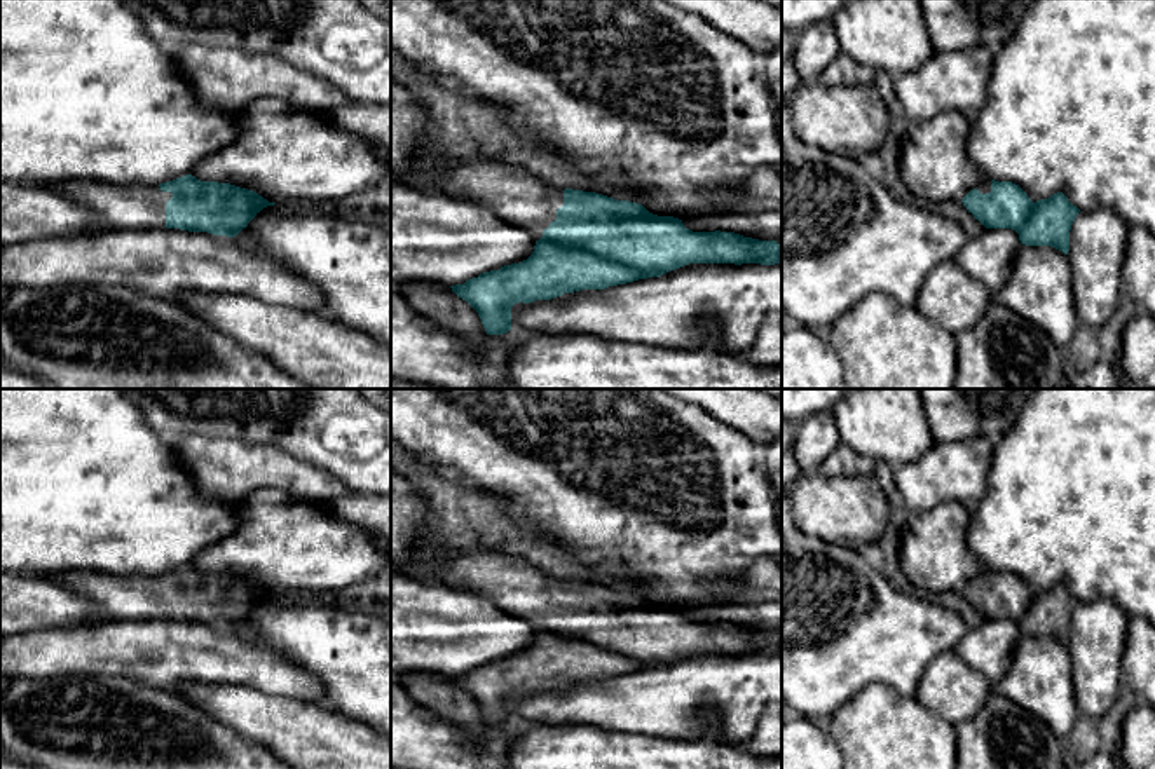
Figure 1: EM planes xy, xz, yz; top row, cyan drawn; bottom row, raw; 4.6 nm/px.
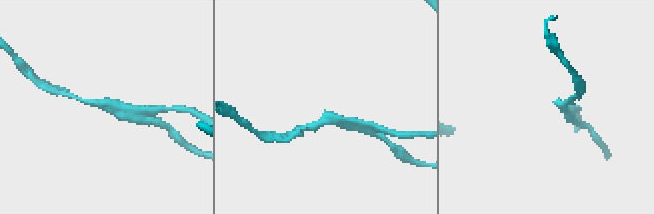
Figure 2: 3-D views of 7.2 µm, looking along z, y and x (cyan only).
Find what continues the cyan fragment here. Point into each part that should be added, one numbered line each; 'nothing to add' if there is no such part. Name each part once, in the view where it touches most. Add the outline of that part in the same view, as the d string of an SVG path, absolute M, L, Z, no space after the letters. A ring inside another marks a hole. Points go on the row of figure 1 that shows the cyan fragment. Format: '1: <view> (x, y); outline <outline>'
1: xz (519, 197); outline M440 157L438 167L431 173L438 176L440 194L489 208L506 223L529 230L537 241L543 237L543 230L557 220L557 209L564 206L562 187L544 183L525 169L504 162L490 159L457 162L450 157Z

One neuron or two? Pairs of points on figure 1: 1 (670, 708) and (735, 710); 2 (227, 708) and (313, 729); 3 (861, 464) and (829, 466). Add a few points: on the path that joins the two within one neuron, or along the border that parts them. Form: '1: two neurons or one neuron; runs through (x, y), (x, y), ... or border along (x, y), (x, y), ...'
1: one neuron; runs through (686, 698), (719, 698)
2: one neuron; runs through (248, 712), (292, 729)
3: one neuron; runs through (854, 464), (836, 464)

